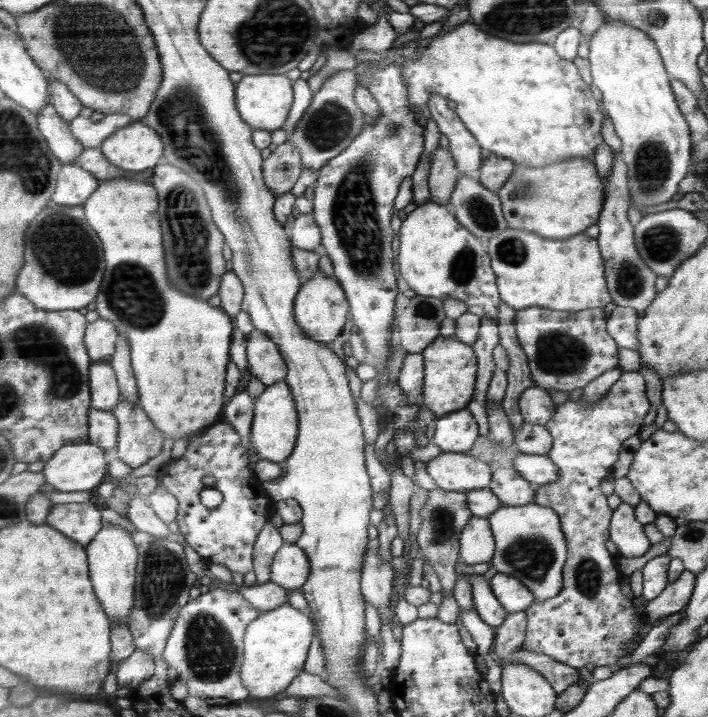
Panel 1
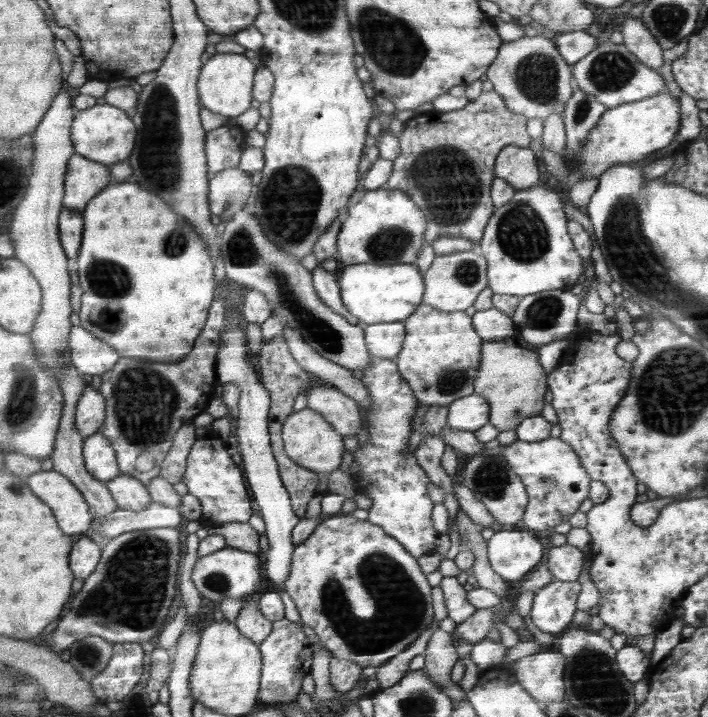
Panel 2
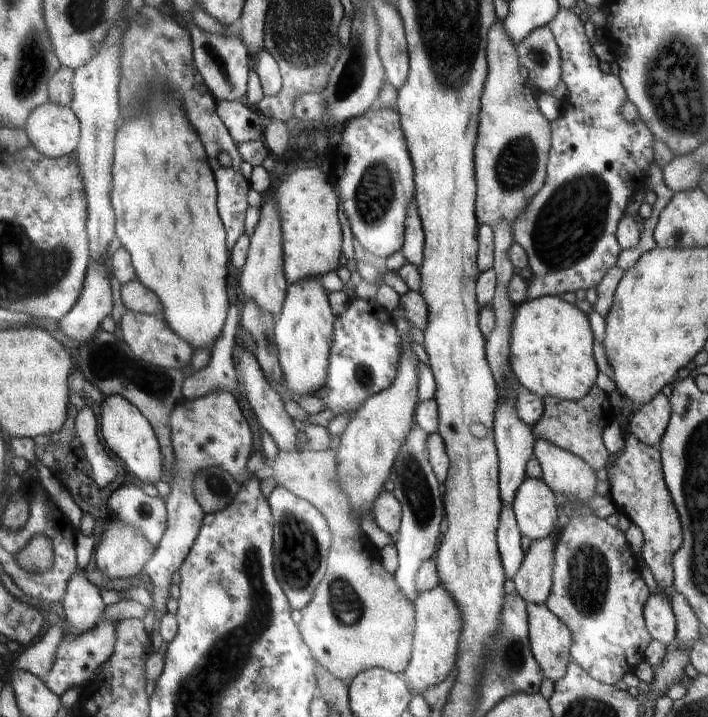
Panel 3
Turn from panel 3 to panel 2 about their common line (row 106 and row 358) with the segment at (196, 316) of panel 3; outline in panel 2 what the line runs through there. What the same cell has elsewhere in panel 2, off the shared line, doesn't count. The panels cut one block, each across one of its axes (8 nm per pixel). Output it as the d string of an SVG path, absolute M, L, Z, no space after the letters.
M124 182L124 184L116 184L112 188L108 188L108 192L102 192L100 196L96 196L96 200L92 202L83 212L86 220L86 228L84 233L84 244L79 254L79 282L84 287L85 293L83 296L83 309L80 313L84 328L95 333L102 340L108 341L122 357L130 359L134 358L154 358L160 362L178 362L182 358L195 350L196 340L203 334L207 327L211 316L211 308L215 300L220 297L220 285L216 282L214 274L216 274L215 258L209 249L209 244L200 236L200 233L195 230L196 227L188 223L184 215L176 213L176 208L170 208L160 196L154 196L152 192L144 190L140 184L136 182Z

